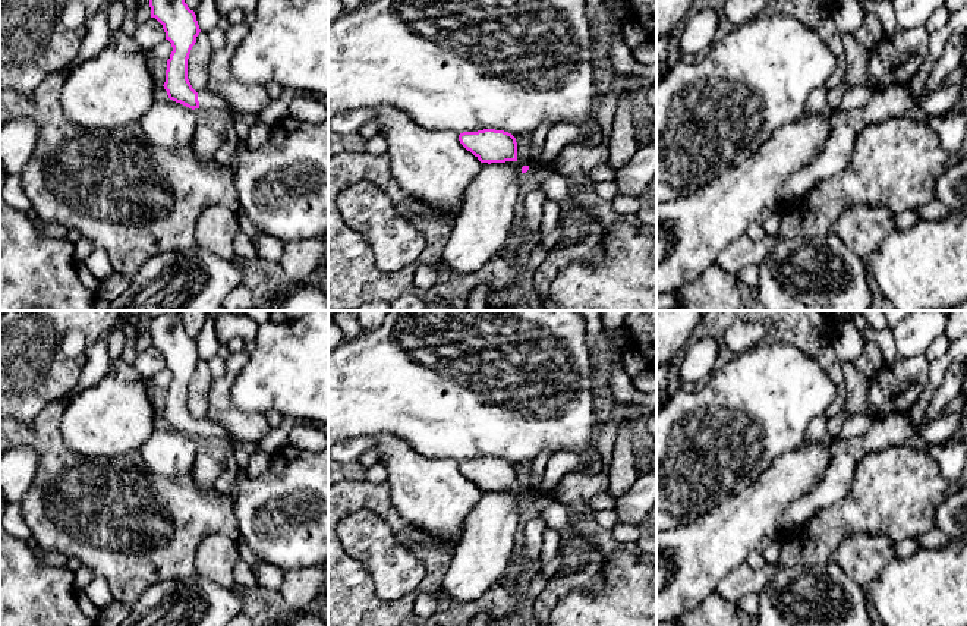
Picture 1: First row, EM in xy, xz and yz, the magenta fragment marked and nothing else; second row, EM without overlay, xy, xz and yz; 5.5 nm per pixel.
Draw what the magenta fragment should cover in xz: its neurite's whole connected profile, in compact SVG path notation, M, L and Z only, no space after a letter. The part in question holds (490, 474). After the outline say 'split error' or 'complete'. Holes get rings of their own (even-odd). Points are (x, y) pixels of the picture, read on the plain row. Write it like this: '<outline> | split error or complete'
M495 457L463 460L459 469L481 491L517 490L517 471L508 460Z | complete

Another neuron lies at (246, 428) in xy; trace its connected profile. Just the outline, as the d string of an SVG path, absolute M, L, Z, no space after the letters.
M248 352L231 353L226 359L226 372L214 378L208 393L208 412L211 421L221 424L233 437L234 444L258 444L270 431L265 415L240 410L231 402L231 387L240 369L246 365Z

